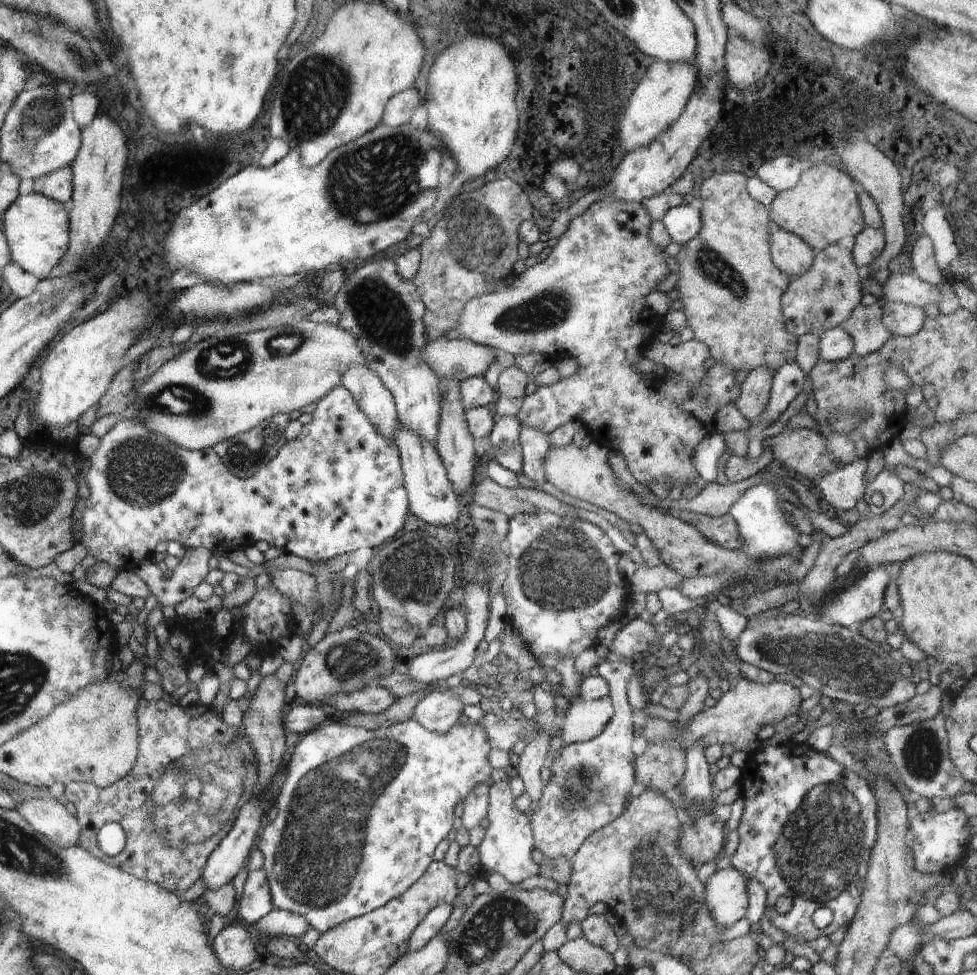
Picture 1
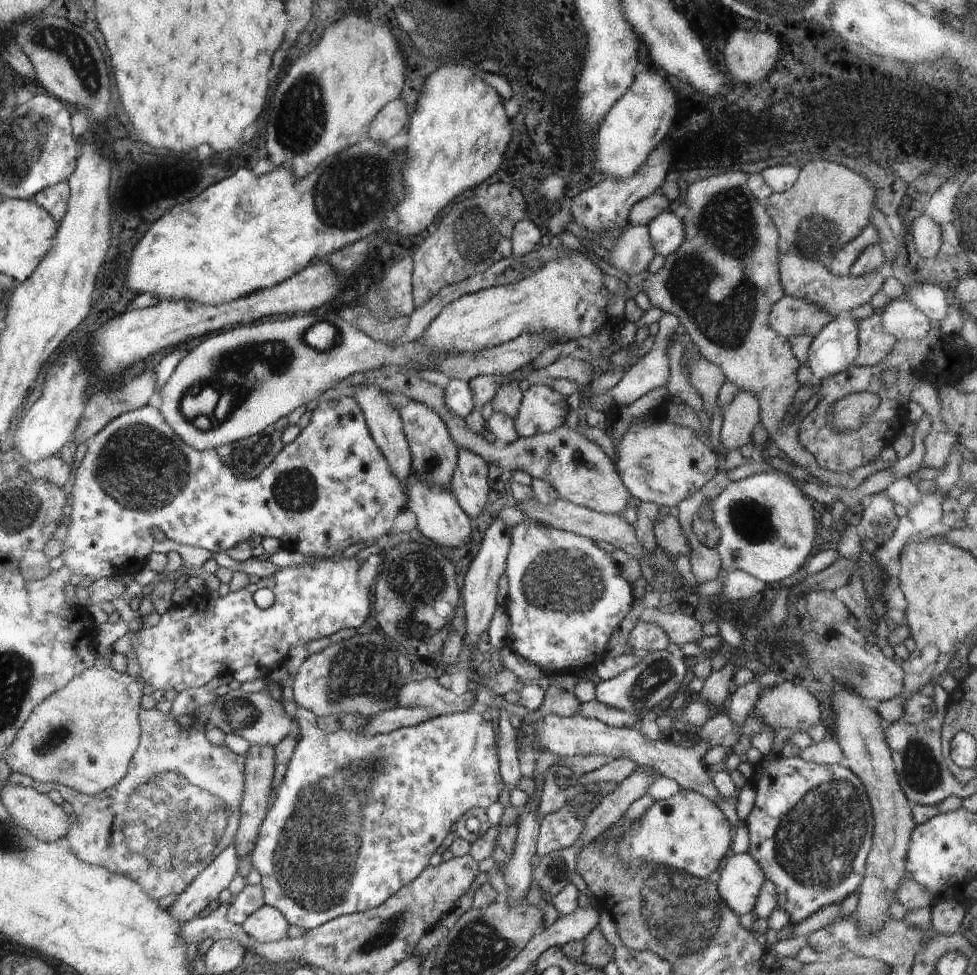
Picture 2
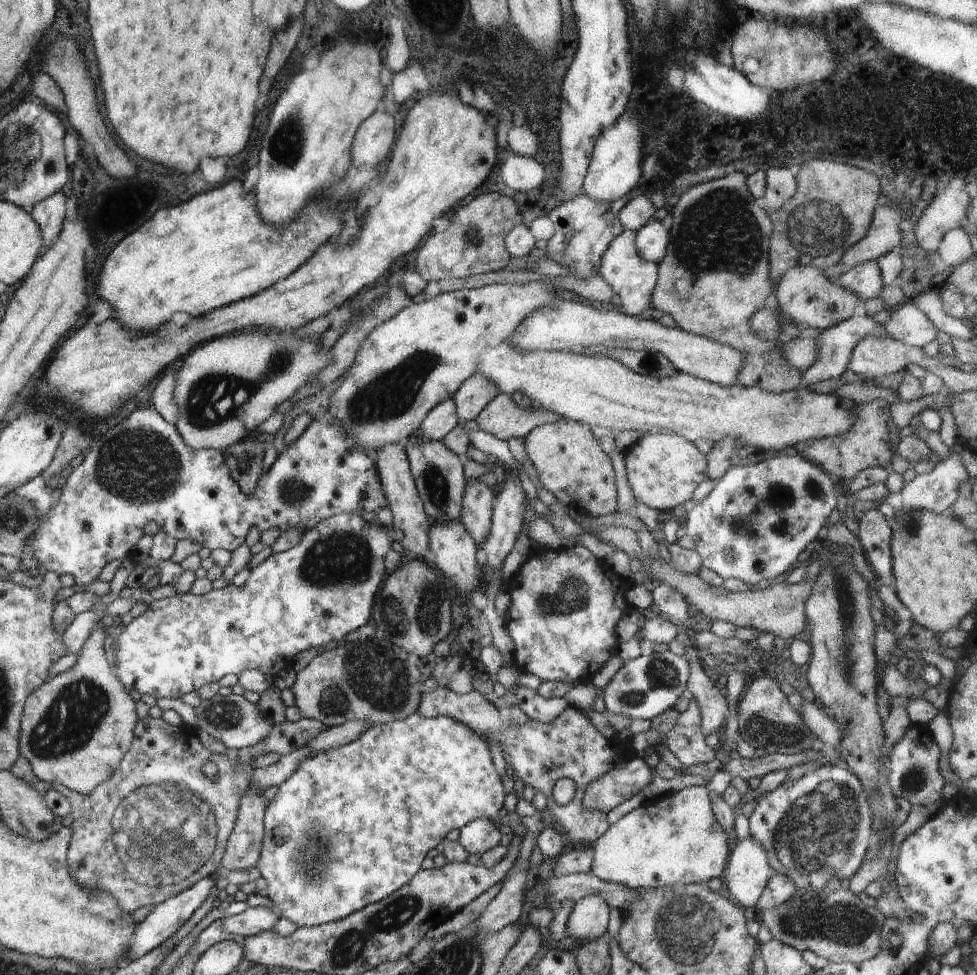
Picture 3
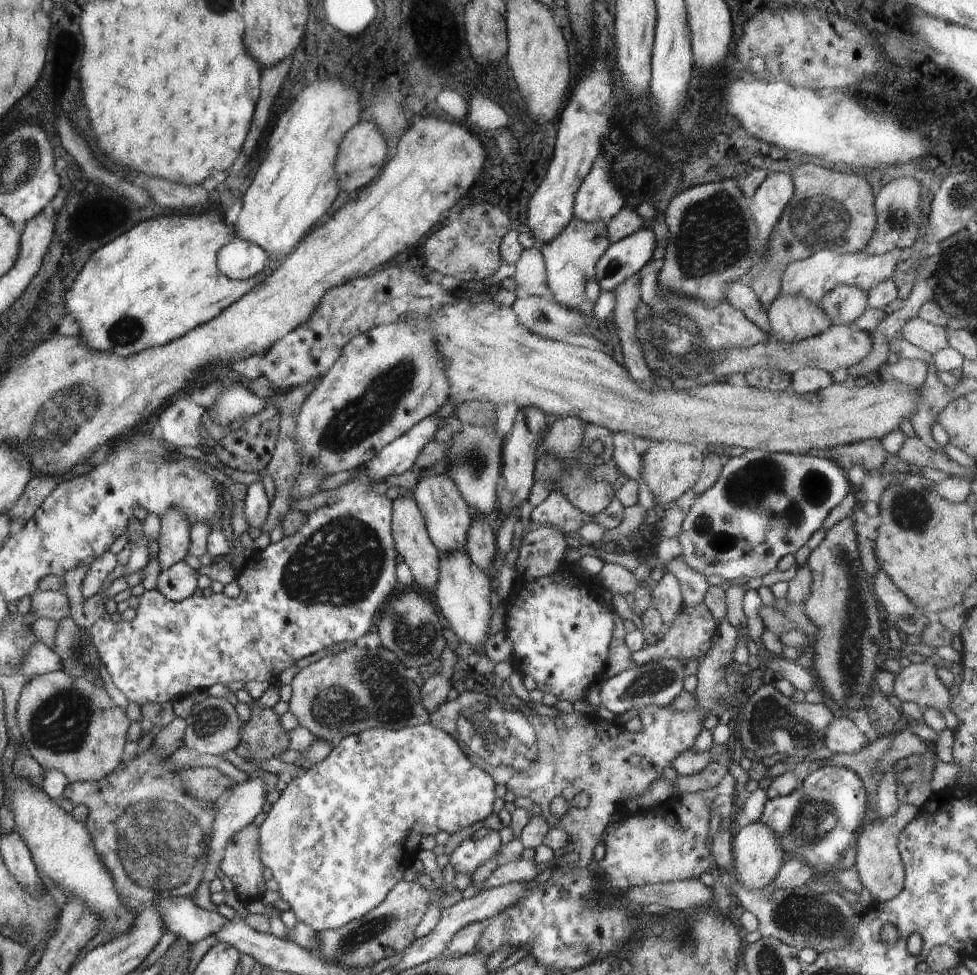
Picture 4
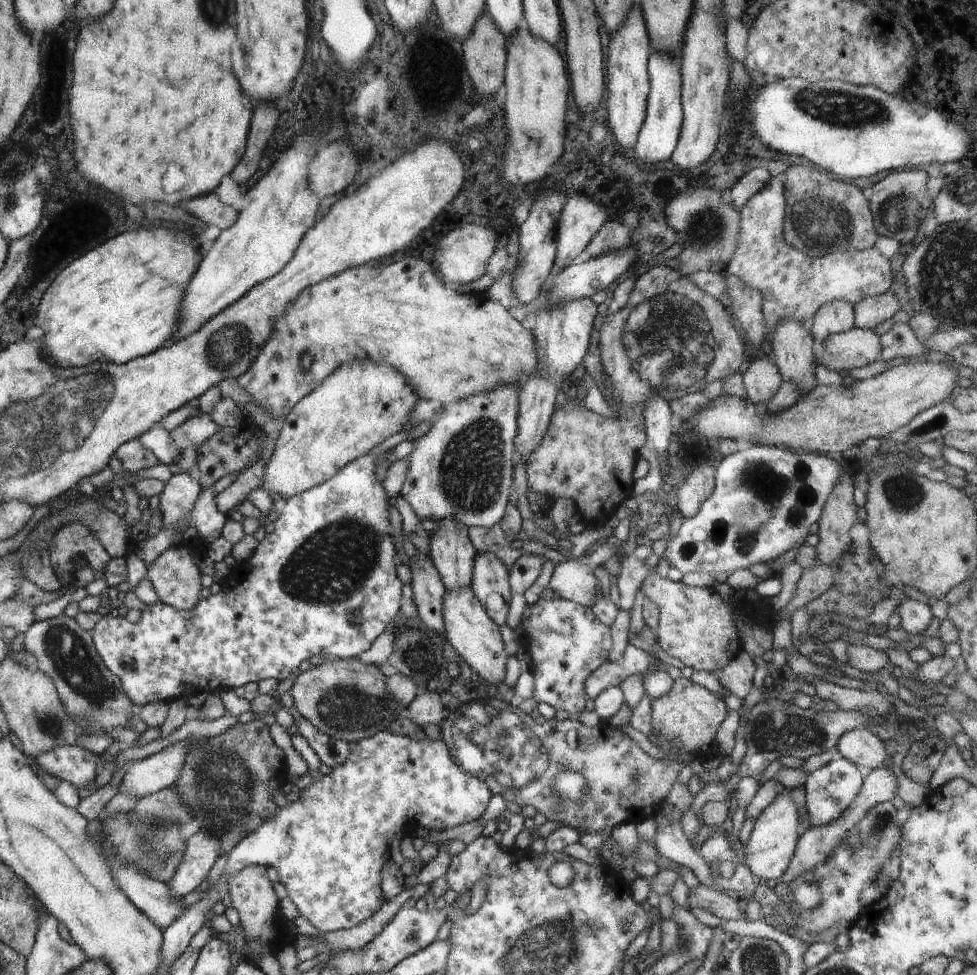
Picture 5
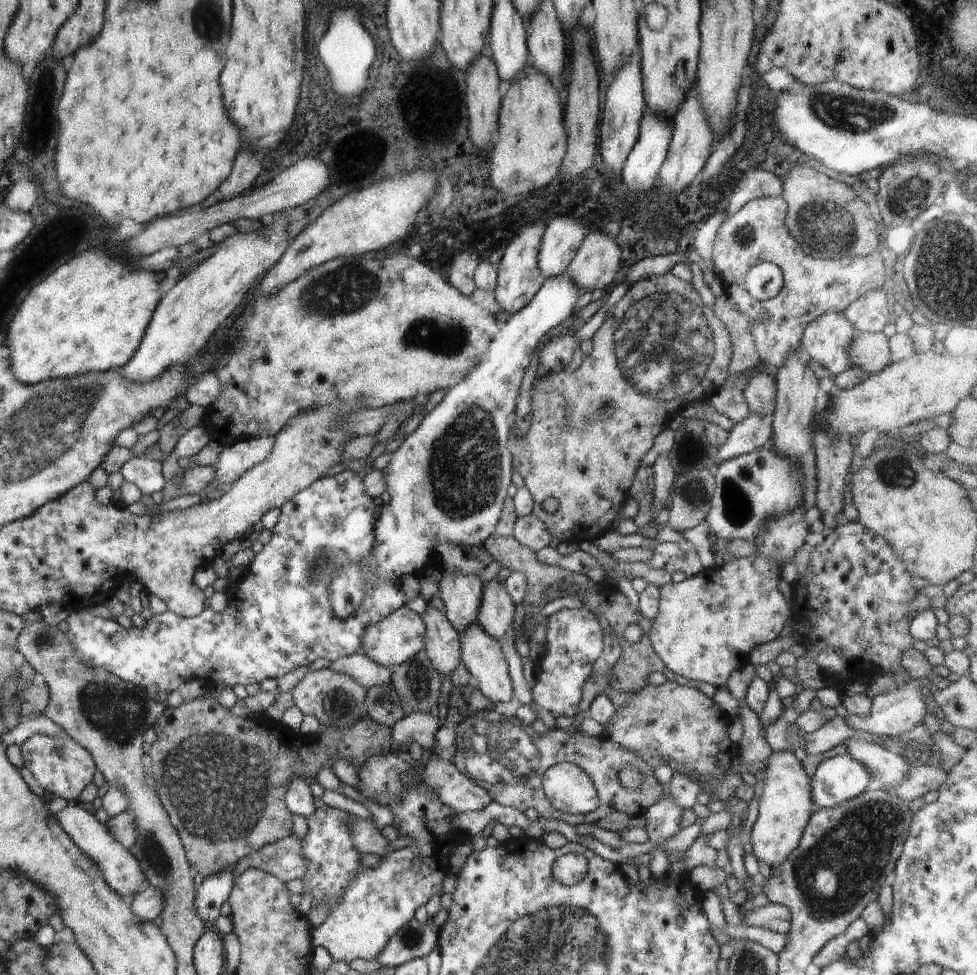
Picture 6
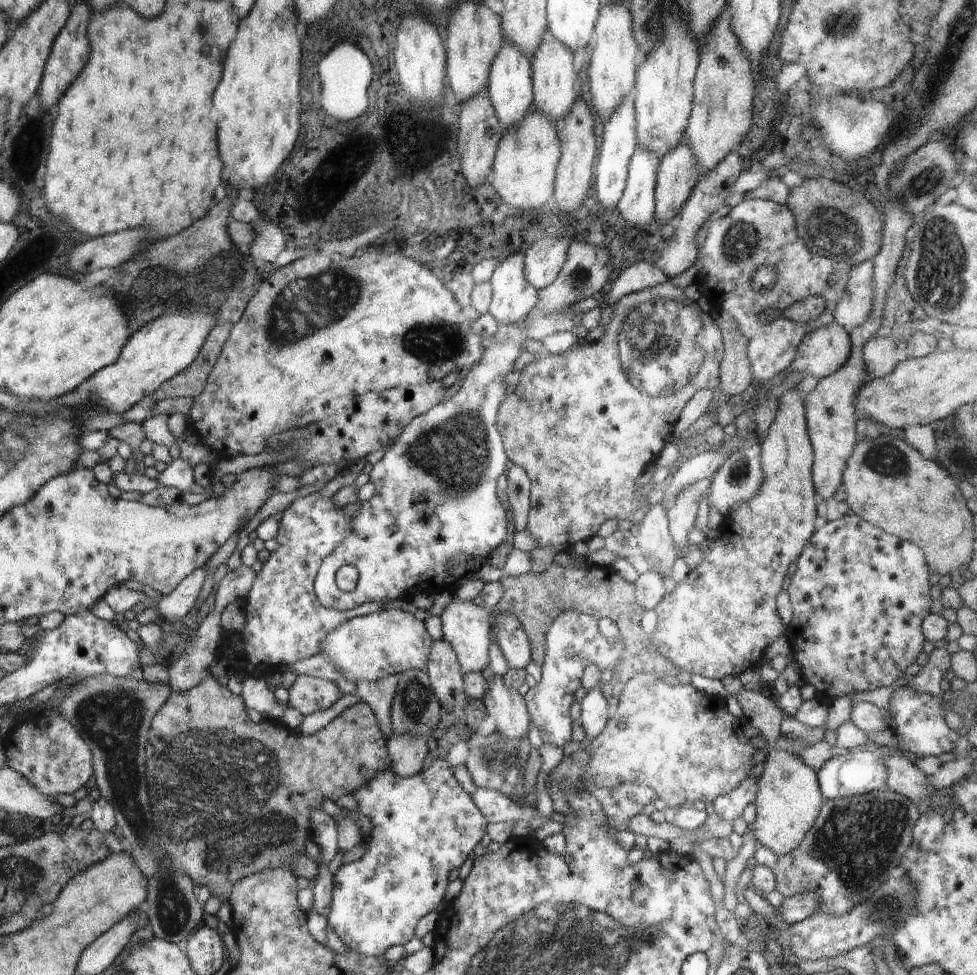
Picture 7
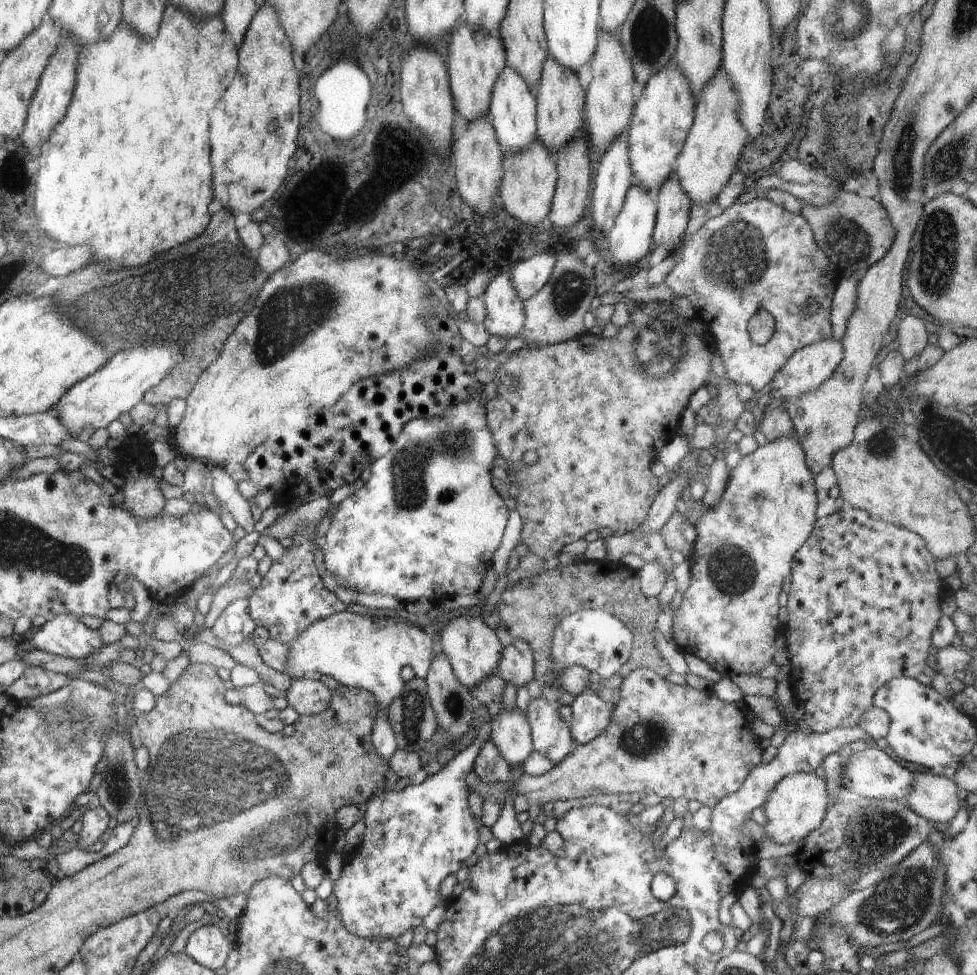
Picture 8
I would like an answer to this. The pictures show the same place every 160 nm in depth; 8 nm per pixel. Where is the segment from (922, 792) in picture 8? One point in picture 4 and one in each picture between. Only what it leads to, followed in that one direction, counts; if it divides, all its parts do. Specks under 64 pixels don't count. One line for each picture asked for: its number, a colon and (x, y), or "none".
4: (841, 736)
5: (859, 746)
6: (887, 768)
7: (904, 777)

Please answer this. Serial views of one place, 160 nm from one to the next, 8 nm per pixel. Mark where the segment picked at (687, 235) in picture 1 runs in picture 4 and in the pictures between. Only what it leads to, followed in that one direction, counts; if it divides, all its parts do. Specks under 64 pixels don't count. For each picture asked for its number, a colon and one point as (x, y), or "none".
2: (666, 232)
3: (652, 240)
4: (622, 259)

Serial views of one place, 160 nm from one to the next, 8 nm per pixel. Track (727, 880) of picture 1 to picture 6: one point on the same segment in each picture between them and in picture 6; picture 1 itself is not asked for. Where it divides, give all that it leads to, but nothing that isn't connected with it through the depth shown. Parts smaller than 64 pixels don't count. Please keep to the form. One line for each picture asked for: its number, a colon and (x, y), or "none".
2: (742, 878)
3: (747, 873)
4: (757, 857)
5: (769, 848)
6: (785, 806)

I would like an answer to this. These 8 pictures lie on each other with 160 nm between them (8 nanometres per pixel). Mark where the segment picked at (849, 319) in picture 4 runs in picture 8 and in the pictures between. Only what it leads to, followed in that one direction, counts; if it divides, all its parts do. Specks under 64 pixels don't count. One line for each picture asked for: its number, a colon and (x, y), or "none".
5: (837, 316)
6: (826, 339)
7: (822, 351)
8: (809, 366)

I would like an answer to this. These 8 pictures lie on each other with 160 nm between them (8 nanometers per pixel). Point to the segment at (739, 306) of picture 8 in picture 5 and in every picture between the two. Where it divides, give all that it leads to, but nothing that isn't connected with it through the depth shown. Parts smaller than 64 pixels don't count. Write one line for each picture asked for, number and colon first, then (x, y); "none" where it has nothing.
5: (792, 284)
6: (757, 233)
7: (757, 232)

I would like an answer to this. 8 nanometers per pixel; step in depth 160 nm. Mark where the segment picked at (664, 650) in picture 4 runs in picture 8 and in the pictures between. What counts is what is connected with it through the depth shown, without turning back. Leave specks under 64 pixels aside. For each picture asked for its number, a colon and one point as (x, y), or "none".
5: (696, 626)
6: (706, 626)
7: (717, 623)
8: (744, 547)

